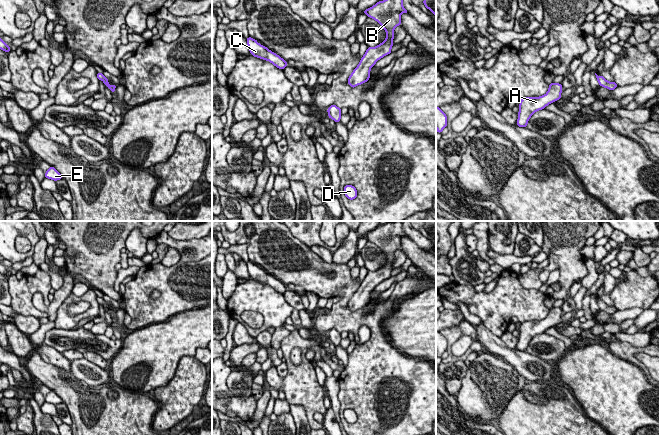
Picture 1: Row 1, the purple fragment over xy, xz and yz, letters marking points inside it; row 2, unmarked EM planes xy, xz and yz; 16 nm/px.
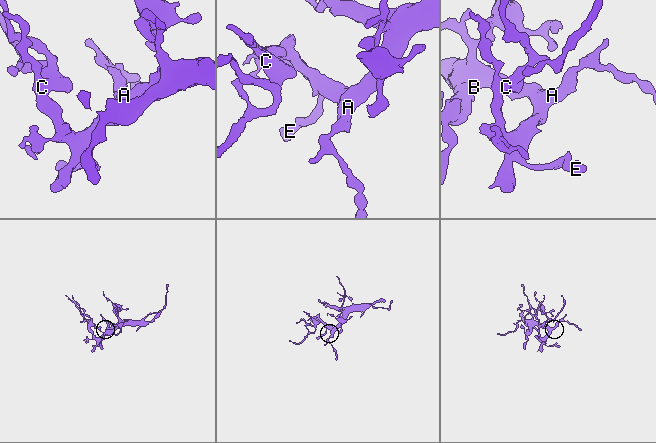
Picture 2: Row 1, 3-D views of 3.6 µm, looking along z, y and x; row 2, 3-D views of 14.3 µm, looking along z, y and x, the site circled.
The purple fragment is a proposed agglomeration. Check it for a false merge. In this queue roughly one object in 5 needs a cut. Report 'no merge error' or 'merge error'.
no merge error

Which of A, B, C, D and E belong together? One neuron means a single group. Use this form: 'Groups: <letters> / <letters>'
Groups: A B C D E

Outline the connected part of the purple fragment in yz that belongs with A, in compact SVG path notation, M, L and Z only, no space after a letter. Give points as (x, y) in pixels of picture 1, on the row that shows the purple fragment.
M551 83L547 93L540 97L525 97L519 104L517 124L519 127L527 127L530 117L538 110L545 109L547 105L561 99L562 85Z

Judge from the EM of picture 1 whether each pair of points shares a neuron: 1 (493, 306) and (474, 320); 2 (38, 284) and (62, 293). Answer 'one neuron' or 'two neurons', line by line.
1: two neurons
2: two neurons

